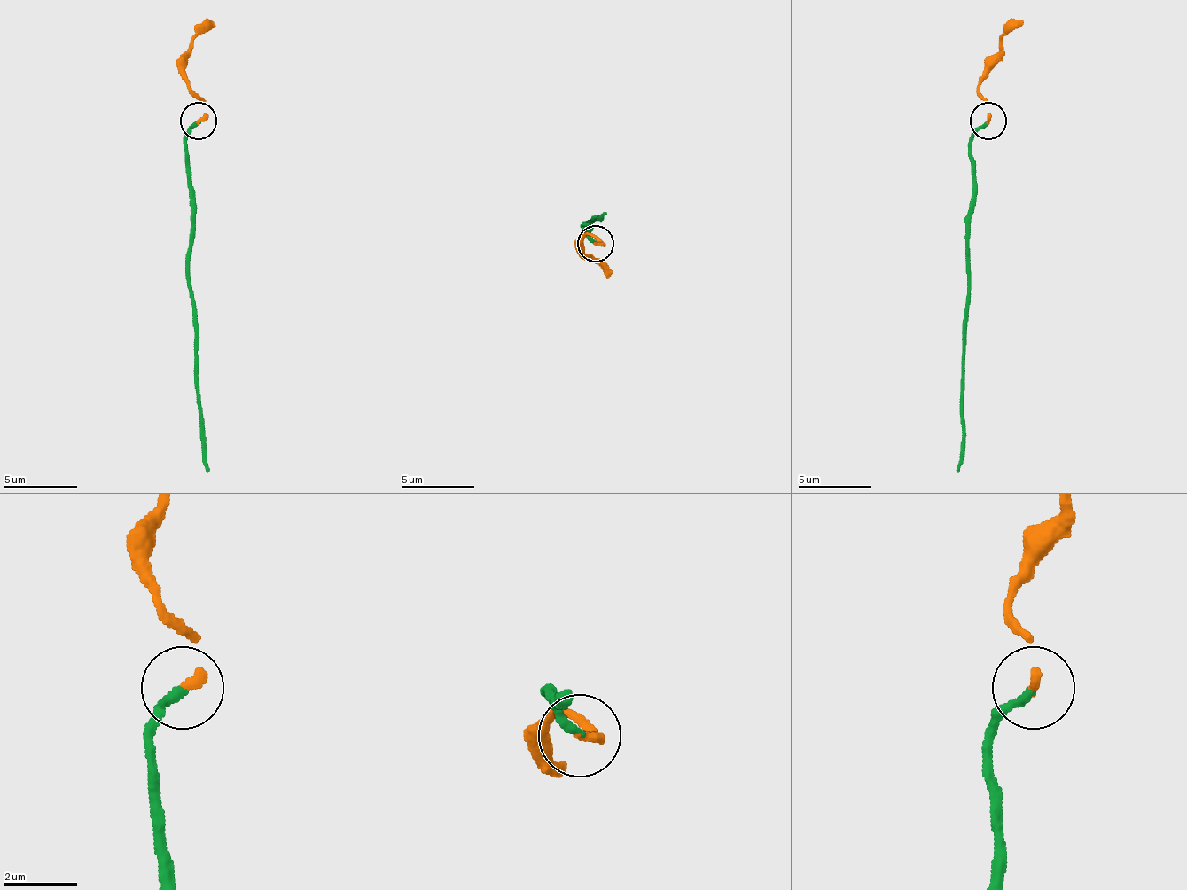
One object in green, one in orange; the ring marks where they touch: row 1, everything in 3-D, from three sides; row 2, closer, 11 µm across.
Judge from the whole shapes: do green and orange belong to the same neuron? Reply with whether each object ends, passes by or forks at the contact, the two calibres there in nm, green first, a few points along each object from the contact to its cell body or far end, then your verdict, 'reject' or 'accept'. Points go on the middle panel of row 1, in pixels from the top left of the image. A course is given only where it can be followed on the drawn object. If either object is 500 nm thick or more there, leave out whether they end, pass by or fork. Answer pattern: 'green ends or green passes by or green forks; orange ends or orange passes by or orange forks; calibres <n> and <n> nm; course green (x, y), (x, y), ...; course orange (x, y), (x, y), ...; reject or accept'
green ends; orange ends; calibres 240 and 280 nm; course green (595, 242), (583, 228), (605, 213); course orange (595, 242), (602, 242), (587, 235), (583, 242), (587, 253), (609, 279); accept

